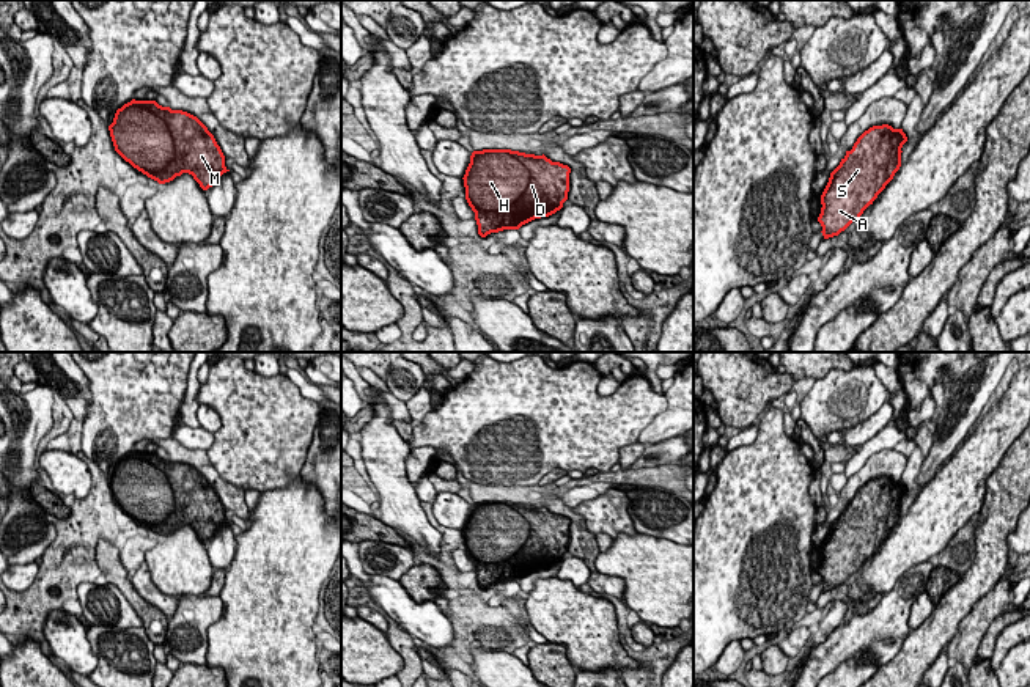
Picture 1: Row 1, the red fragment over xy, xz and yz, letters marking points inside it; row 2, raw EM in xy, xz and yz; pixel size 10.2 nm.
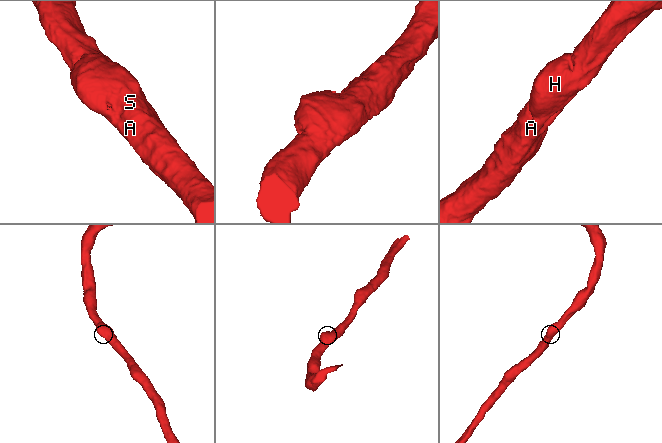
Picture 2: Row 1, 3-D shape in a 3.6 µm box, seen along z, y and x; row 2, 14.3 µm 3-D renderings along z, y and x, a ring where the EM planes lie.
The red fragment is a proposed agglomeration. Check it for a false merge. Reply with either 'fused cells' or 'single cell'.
single cell

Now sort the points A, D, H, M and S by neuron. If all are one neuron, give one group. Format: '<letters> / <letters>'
A D H M S

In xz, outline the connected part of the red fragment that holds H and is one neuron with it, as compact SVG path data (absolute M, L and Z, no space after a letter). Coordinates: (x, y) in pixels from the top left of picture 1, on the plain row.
M511 501L473 503L464 527L465 552L475 564L478 586L549 569L563 560L571 520L544 506Z

